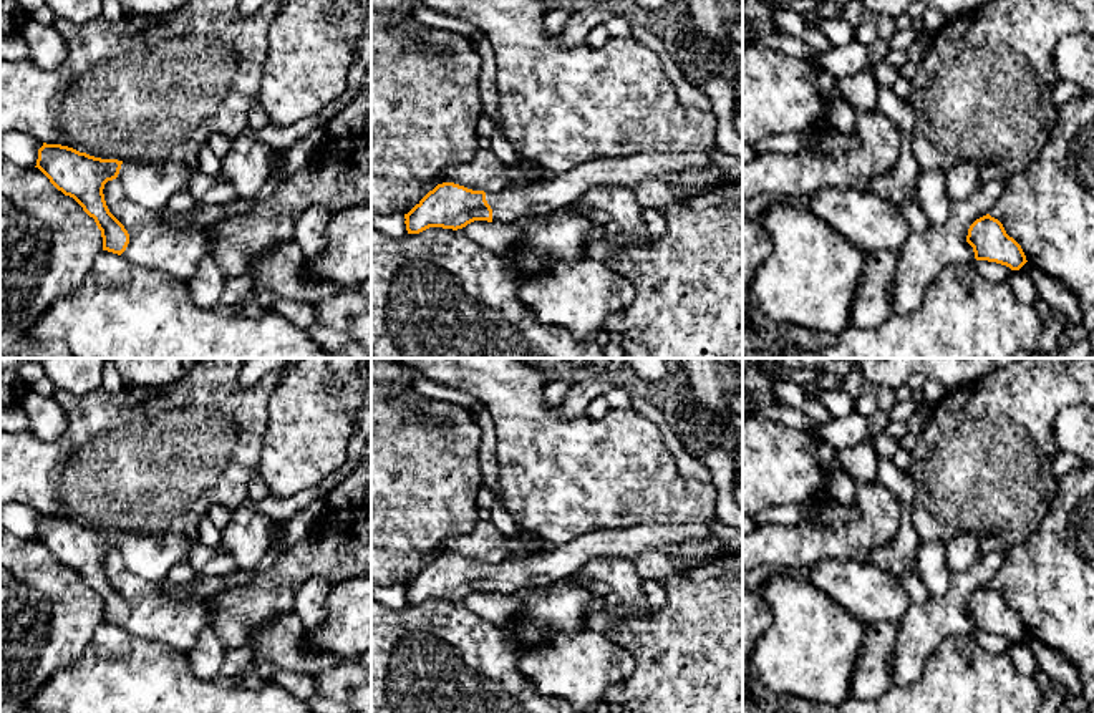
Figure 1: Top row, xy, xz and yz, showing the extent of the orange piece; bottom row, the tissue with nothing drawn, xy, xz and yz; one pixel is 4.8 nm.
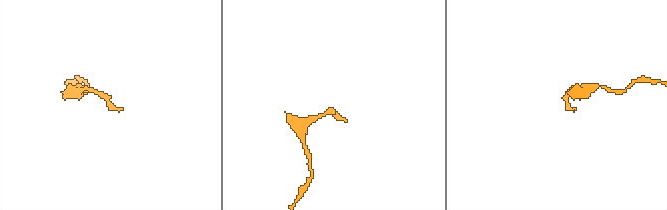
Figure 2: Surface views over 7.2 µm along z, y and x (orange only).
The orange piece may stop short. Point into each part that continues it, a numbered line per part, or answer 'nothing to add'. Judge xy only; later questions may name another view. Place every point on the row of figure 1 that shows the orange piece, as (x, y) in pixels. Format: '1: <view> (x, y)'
1: xy (151, 186)

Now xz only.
1: xz (539, 198)

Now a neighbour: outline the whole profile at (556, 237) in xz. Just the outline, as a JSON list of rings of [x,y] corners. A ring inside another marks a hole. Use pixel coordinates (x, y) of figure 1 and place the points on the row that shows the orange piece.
[[[564,211],[520,217],[514,224],[524,229],[524,235],[501,255],[524,277],[542,274],[557,262],[580,260],[587,254],[583,237],[593,226]]]

